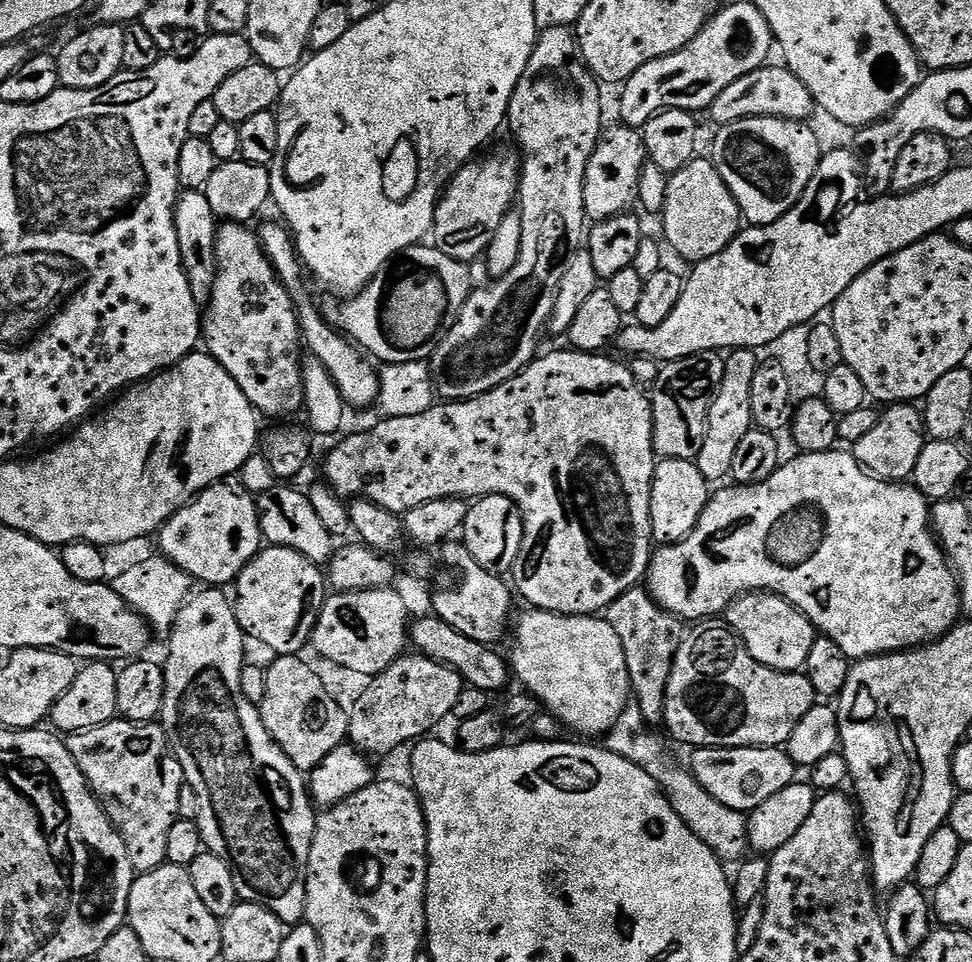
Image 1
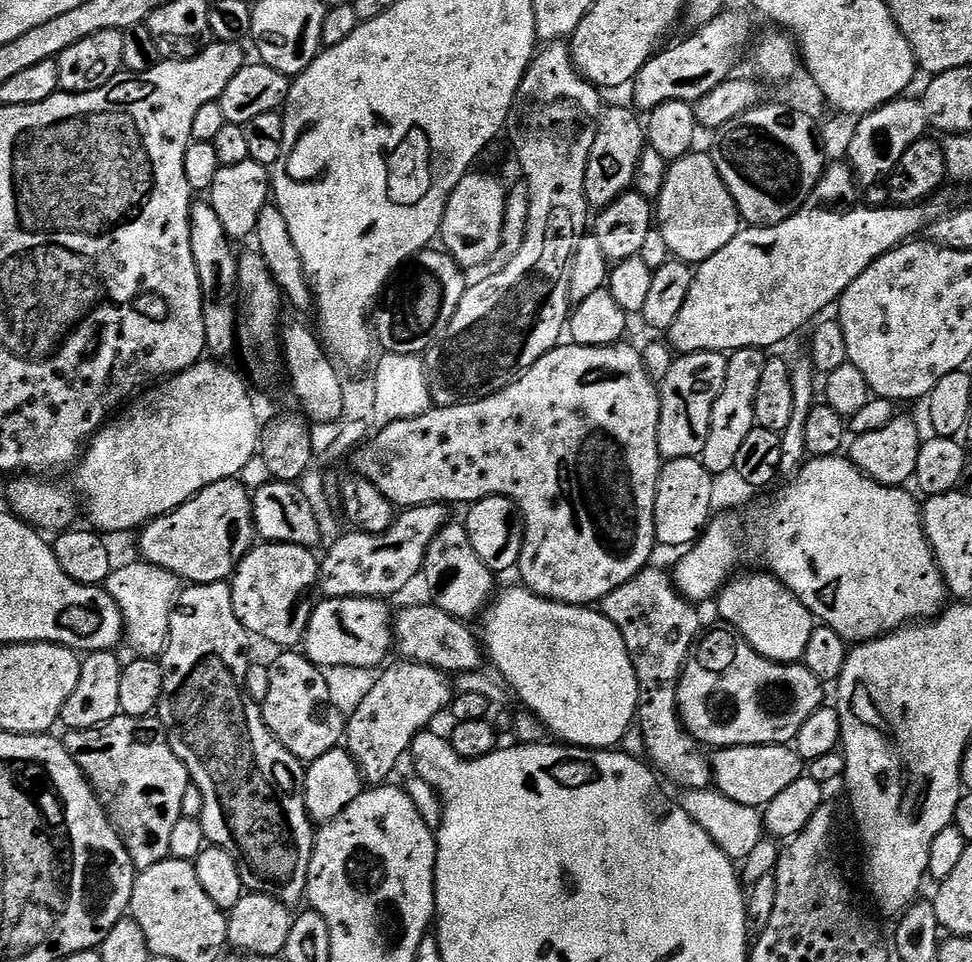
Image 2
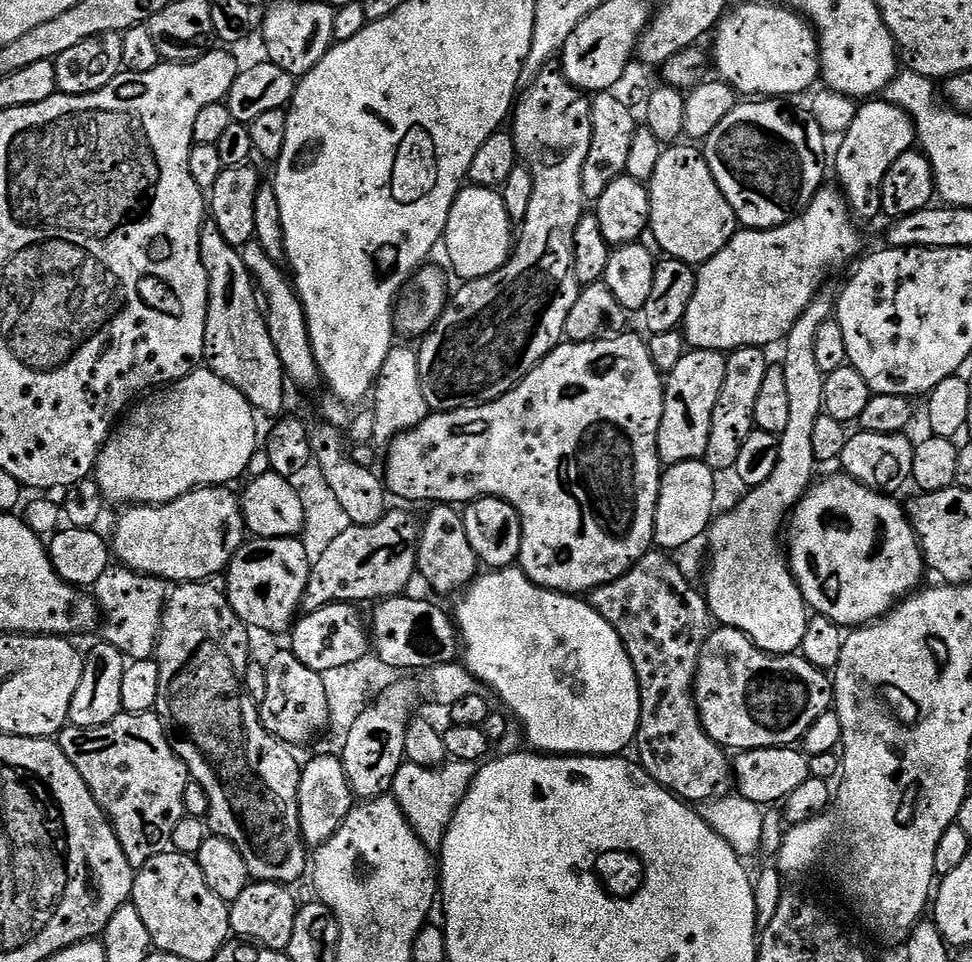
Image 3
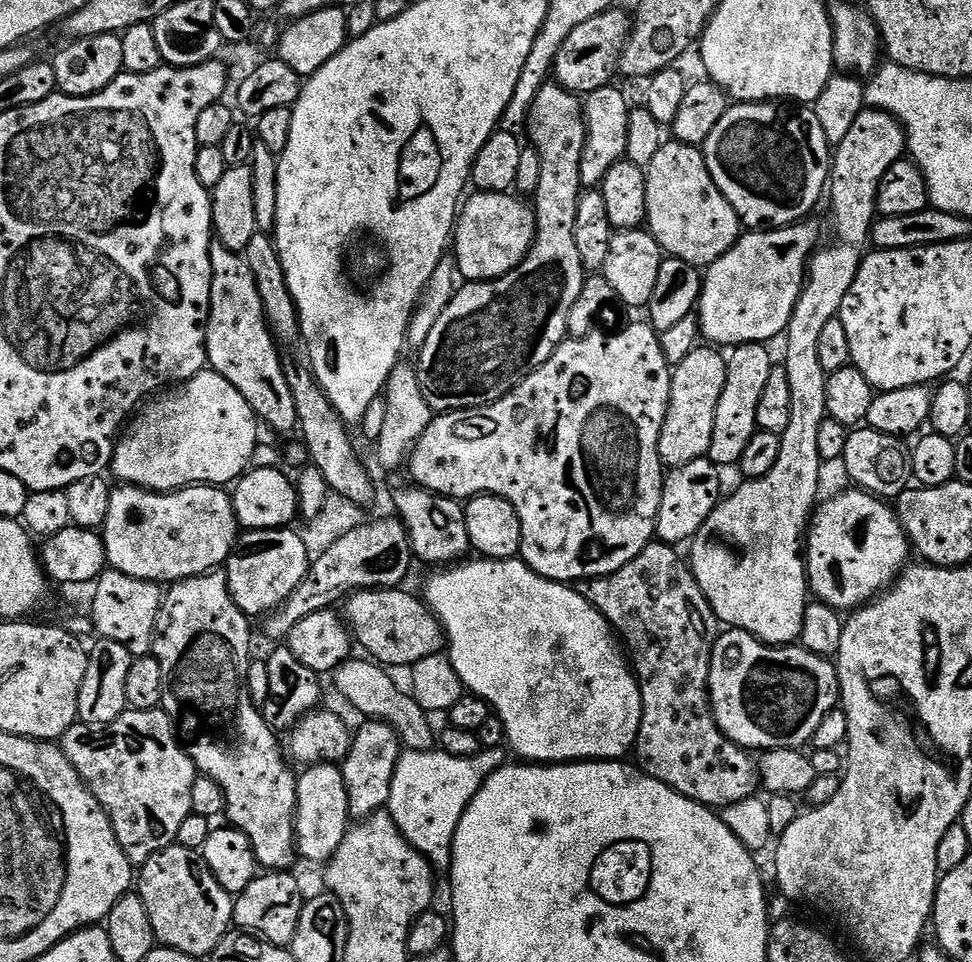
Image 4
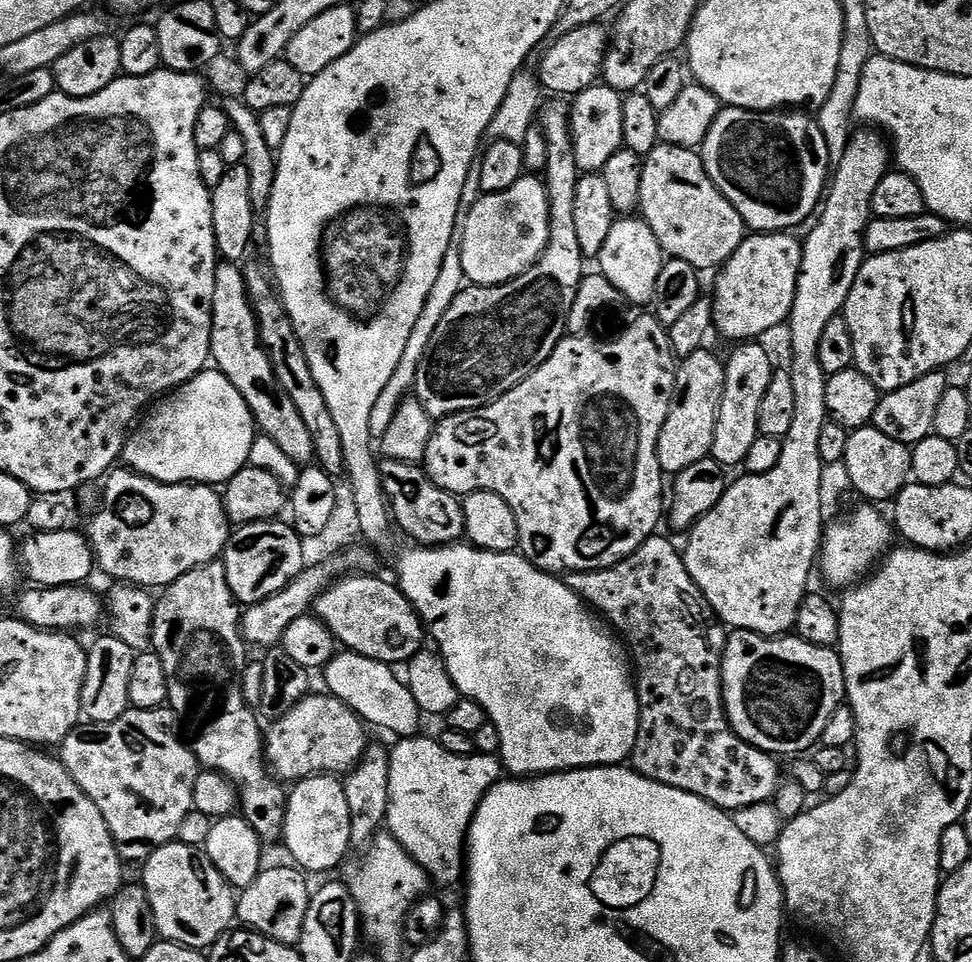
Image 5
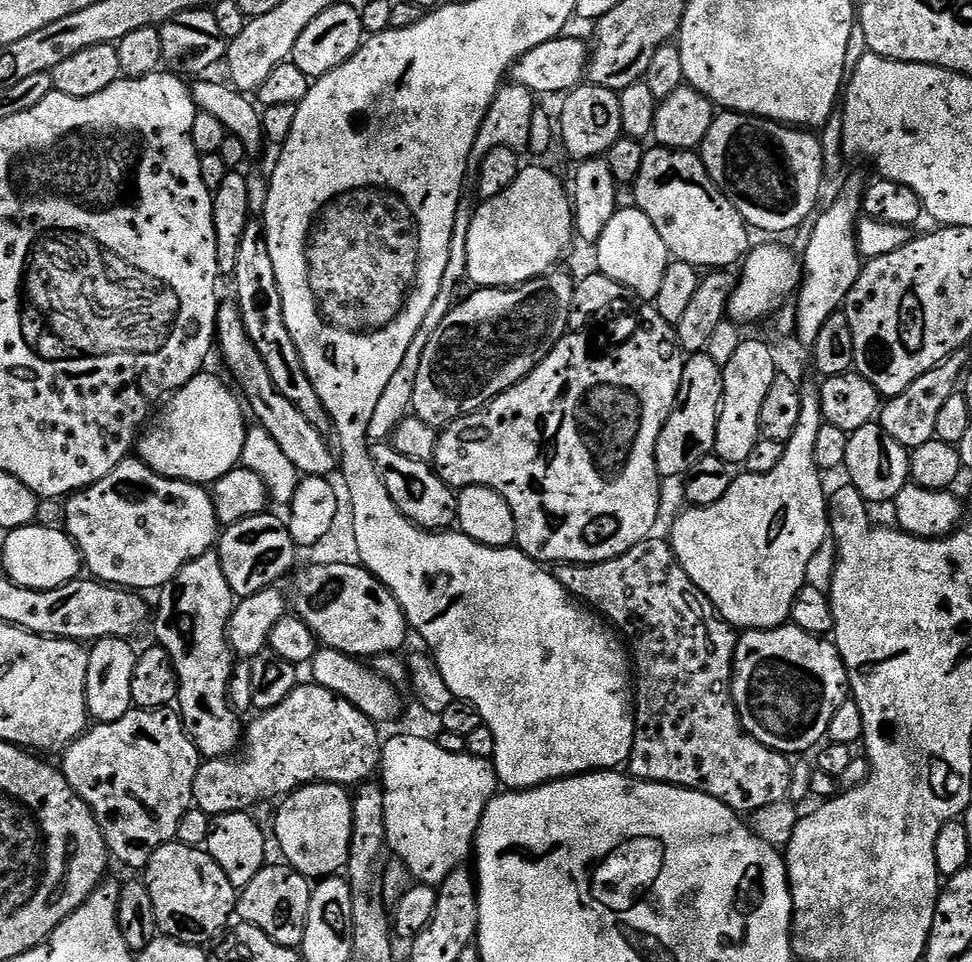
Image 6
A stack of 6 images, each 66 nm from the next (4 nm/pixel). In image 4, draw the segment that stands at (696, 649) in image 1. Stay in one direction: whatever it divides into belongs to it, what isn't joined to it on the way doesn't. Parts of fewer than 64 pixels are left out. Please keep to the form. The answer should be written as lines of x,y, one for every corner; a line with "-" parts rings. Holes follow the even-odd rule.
728,628
721,631
716,637
714,646
710,650
708,658
708,700
712,703
712,713
716,719
716,725
726,734
728,740
739,744
742,748
749,750
771,750
774,748
795,748
803,749
811,741
814,730
818,730
818,725
822,723
822,718
830,714
840,704
840,683
836,673
835,663
829,657
810,654
810,650
799,646
777,646
775,644
764,644
756,636
751,636
746,630
741,628

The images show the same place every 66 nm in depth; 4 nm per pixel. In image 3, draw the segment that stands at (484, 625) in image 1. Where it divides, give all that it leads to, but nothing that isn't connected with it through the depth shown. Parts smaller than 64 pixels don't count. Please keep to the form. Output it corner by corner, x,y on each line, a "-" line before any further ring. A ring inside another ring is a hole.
437,504
429,507
428,517
420,524
420,540
416,544
416,571
440,596
459,593
476,579
481,571
480,559
466,538
463,515
455,507

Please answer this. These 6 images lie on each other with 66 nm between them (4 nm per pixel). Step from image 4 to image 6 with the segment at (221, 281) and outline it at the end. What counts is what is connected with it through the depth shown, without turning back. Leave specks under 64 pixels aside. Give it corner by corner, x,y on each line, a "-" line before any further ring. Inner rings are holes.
228,302
228,304
224,304
224,303
221,303
219,305
219,307
217,307
216,309
216,338
215,338
215,343
218,345
218,352
221,352
222,355
224,355
224,360
226,363
228,363
228,368
230,371
233,372
234,375
236,375
236,380
238,383
240,383
240,388
239,388
239,391
242,393
242,396
243,396
243,392
244,391
244,396
243,396
243,399
246,401
246,404
247,404
247,400
248,399
248,404
247,404
247,407
250,409
250,412
251,412
251,408
252,407
252,412
254,415
256,415
256,420
255,420
255,423
257,425
259,425
259,427
261,428
264,428
266,430
266,434
270,434
270,438
274,438
274,442
278,442
278,446
280,447
280,449
282,450
282,454
286,454
286,459
290,462
294,462
294,466
296,467
296,469
298,471
300,471
300,475
301,477
307,477
307,476
322,476
322,477
331,477
332,474
331,472
333,471
334,473
337,471
337,468
338,468
338,456
337,456
337,453
335,451
333,451
332,449
332,452
330,449
328,449
328,444
326,441
324,440
327,440
326,439
326,436
325,436
325,433
323,432
319,432
317,428
315,428
314,426
310,426
310,422
306,422
306,418
305,416
303,416
302,414
302,410
298,410
297,408
295,408
294,406
290,406
290,402
286,402
286,398
282,398
282,394
278,394
278,390
276,389
276,387
274,386
274,382
272,381
272,379
270,378
270,370
266,370
266,362
262,362
262,358
260,357
260,355
258,354
258,350
256,349
256,347
250,342
250,334
246,334
246,326
244,325
244,323
242,322
242,314
240,313
240,310
239,308
236,307
235,303
232,303
232,302

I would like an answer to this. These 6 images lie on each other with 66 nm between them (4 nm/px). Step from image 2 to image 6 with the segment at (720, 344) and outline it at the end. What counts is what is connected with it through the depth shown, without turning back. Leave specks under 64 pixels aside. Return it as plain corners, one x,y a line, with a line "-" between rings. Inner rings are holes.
760,244
757,248
755,245
744,257
740,270
740,281
738,279
735,281
731,295
728,297
726,312
733,321
741,325
752,324
763,316
770,314
772,316
774,310
784,304
782,303
784,298
788,294
790,296
798,286
797,257
795,260
791,250
783,248
780,244

